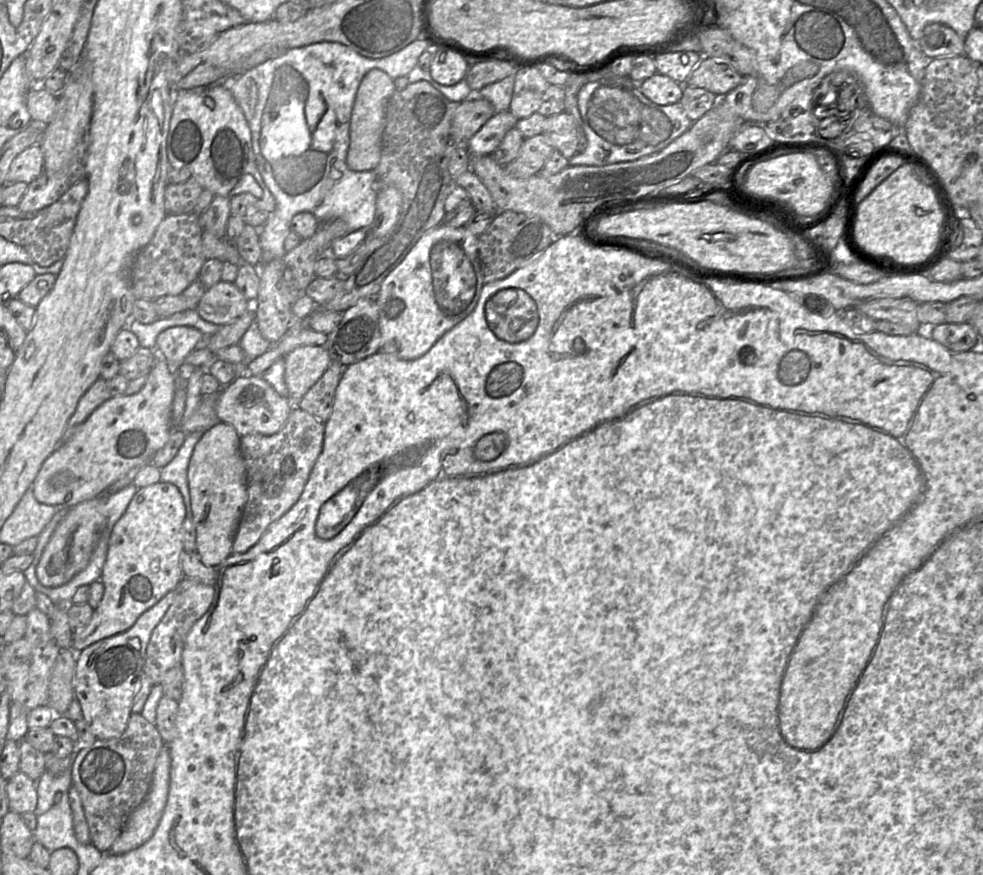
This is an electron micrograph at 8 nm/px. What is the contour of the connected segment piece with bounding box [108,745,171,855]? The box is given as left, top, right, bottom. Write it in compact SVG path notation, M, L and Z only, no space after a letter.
M164 745L156 761L149 792L143 802L130 814L126 824L108 853L130 852L146 843L154 834L168 799L171 757Z

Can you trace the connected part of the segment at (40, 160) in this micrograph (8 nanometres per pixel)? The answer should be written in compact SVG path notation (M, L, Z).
M34 144L12 161L9 172L6 176L7 183L25 182L29 184L36 179L44 168L44 154L40 144Z

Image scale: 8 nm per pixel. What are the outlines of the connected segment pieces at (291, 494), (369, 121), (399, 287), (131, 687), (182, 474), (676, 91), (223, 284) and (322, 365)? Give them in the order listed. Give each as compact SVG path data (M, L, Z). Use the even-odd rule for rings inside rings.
M293 407L286 423L277 433L252 433L240 437L240 451L247 475L247 502L234 538L232 554L247 552L267 528L298 500L321 453L323 438L324 423L298 407Z
M371 69L361 80L350 119L350 145L346 157L349 169L367 171L375 169L378 165L381 158L386 106L396 90L394 79L379 69Z
M443 223L428 230L381 283L376 300L381 334L380 351L403 360L421 357L443 334L474 310L483 285L478 256L478 236L464 226L453 228Z
M174 591L141 614L128 630L104 638L76 652L75 699L80 703L83 719L97 739L119 738L127 728L134 694L144 674L146 649L152 631L172 604Z
M204 432L186 433L184 442L180 446L176 456L164 467L160 468L160 481L174 484L183 496L186 507L187 519L193 518L191 499L188 485L188 465L196 443Z
M658 72L637 85L648 99L658 105L680 102L683 96L683 85Z
M219 281L206 288L196 310L204 320L224 325L245 313L253 301L247 300L233 282Z
M299 346L283 357L285 362L284 380L288 399L293 406L309 388L324 374L332 359L324 346Z

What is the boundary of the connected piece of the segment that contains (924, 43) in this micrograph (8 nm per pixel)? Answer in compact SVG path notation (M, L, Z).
M941 23L927 25L918 42L922 52L929 59L960 56L965 52L965 39L961 38L952 28Z

